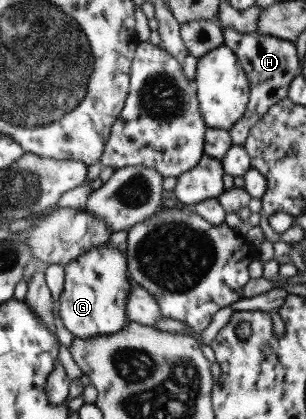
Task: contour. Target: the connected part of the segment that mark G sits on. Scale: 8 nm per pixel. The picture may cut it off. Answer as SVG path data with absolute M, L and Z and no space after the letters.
M103 244L71 261L65 266L66 279L60 297L60 316L65 327L76 335L89 339L111 335L130 323L128 303L132 282L127 267L127 249L121 250L111 244Z

